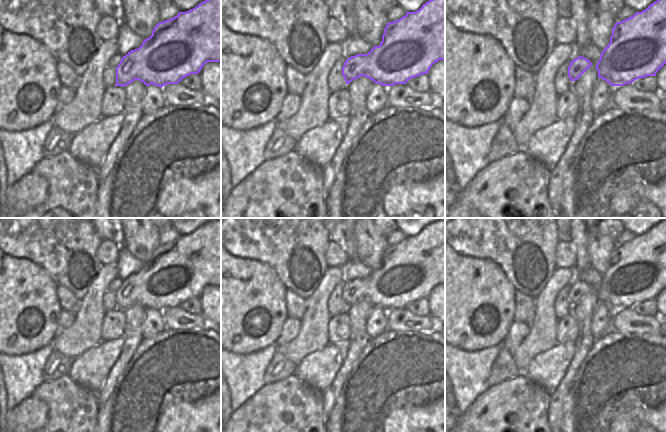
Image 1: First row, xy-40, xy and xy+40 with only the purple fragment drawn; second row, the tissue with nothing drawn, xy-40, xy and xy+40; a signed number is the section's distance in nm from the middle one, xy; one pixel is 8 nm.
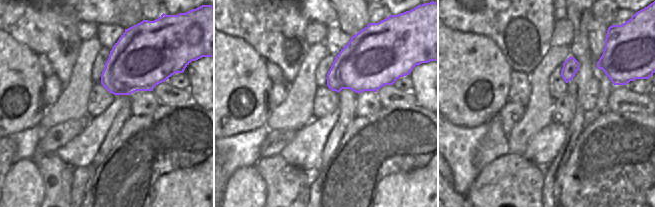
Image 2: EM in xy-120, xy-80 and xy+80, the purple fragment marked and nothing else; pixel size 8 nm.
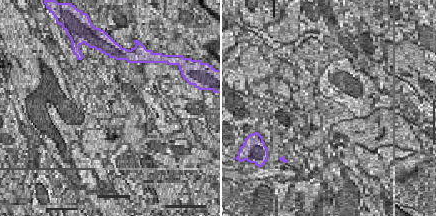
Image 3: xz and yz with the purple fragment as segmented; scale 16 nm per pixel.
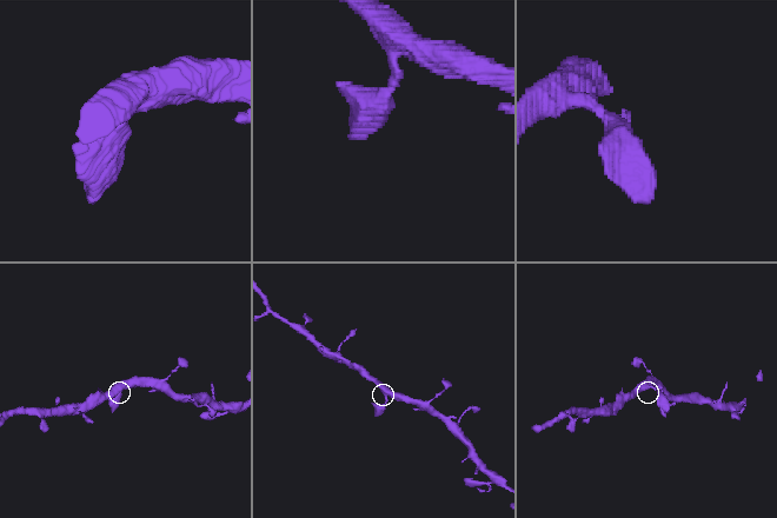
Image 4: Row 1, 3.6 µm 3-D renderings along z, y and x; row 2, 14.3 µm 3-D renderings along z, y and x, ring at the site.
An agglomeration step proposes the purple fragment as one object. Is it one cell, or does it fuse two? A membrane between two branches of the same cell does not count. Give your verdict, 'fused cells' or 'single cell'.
single cell

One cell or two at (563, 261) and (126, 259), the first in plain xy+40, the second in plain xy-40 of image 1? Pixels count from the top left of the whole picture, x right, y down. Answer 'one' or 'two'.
two

